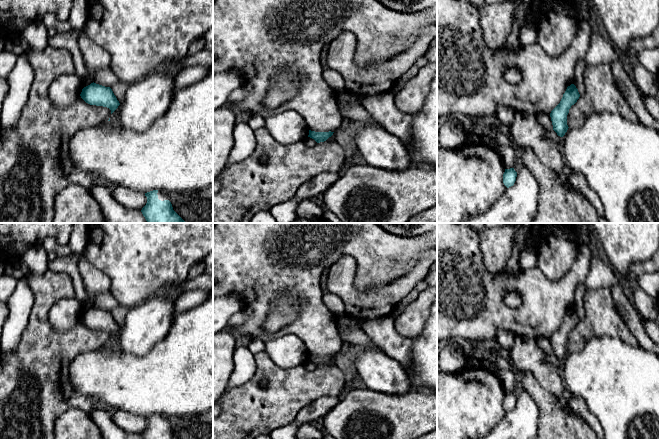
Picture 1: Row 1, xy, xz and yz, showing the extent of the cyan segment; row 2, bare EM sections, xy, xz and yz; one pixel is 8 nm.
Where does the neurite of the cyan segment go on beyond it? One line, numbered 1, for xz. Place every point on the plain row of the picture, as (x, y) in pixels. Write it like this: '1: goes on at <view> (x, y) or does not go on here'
1: does not go on here

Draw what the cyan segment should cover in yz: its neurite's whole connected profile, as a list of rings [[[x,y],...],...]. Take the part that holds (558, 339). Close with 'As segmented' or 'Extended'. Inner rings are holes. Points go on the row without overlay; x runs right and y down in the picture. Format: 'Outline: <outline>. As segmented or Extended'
Outline: [[[574,308],[567,311],[560,327],[551,335],[550,341],[553,349],[553,354],[558,360],[563,361],[568,354],[567,339],[569,333],[579,323],[580,318]]]. As segmented

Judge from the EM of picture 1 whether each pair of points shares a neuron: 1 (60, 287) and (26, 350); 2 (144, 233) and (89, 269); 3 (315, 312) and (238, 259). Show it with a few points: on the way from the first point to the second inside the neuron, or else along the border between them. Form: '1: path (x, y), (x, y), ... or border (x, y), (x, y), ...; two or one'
1: path (44, 303), (41, 306), (38, 317), (38, 334); one
2: border (82, 253), (89, 262), (102, 271), (111, 281); two
3: path (305, 290), (286, 271), (272, 268), (260, 259); one

